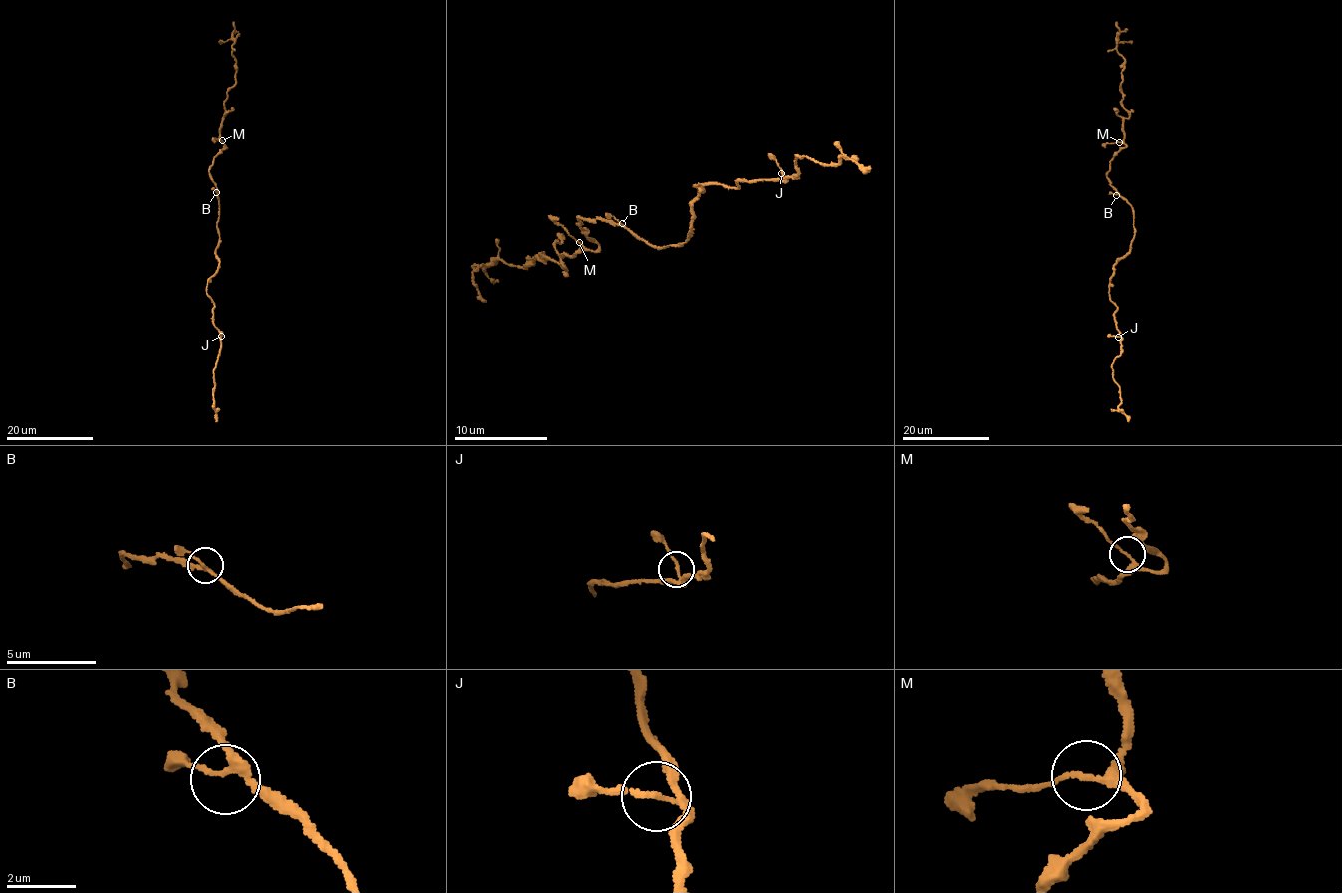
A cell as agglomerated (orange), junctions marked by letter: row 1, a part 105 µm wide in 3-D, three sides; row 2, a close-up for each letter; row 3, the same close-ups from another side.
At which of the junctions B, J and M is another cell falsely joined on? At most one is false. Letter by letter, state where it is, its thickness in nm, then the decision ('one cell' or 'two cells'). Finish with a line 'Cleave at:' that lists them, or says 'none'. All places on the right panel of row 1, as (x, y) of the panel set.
B: (1116, 195) | 170 nm | one cell
J: (1118, 337) | 120 nm | one cell
M: (1119, 142) | 170 nm | one cell
Cleave at: none

